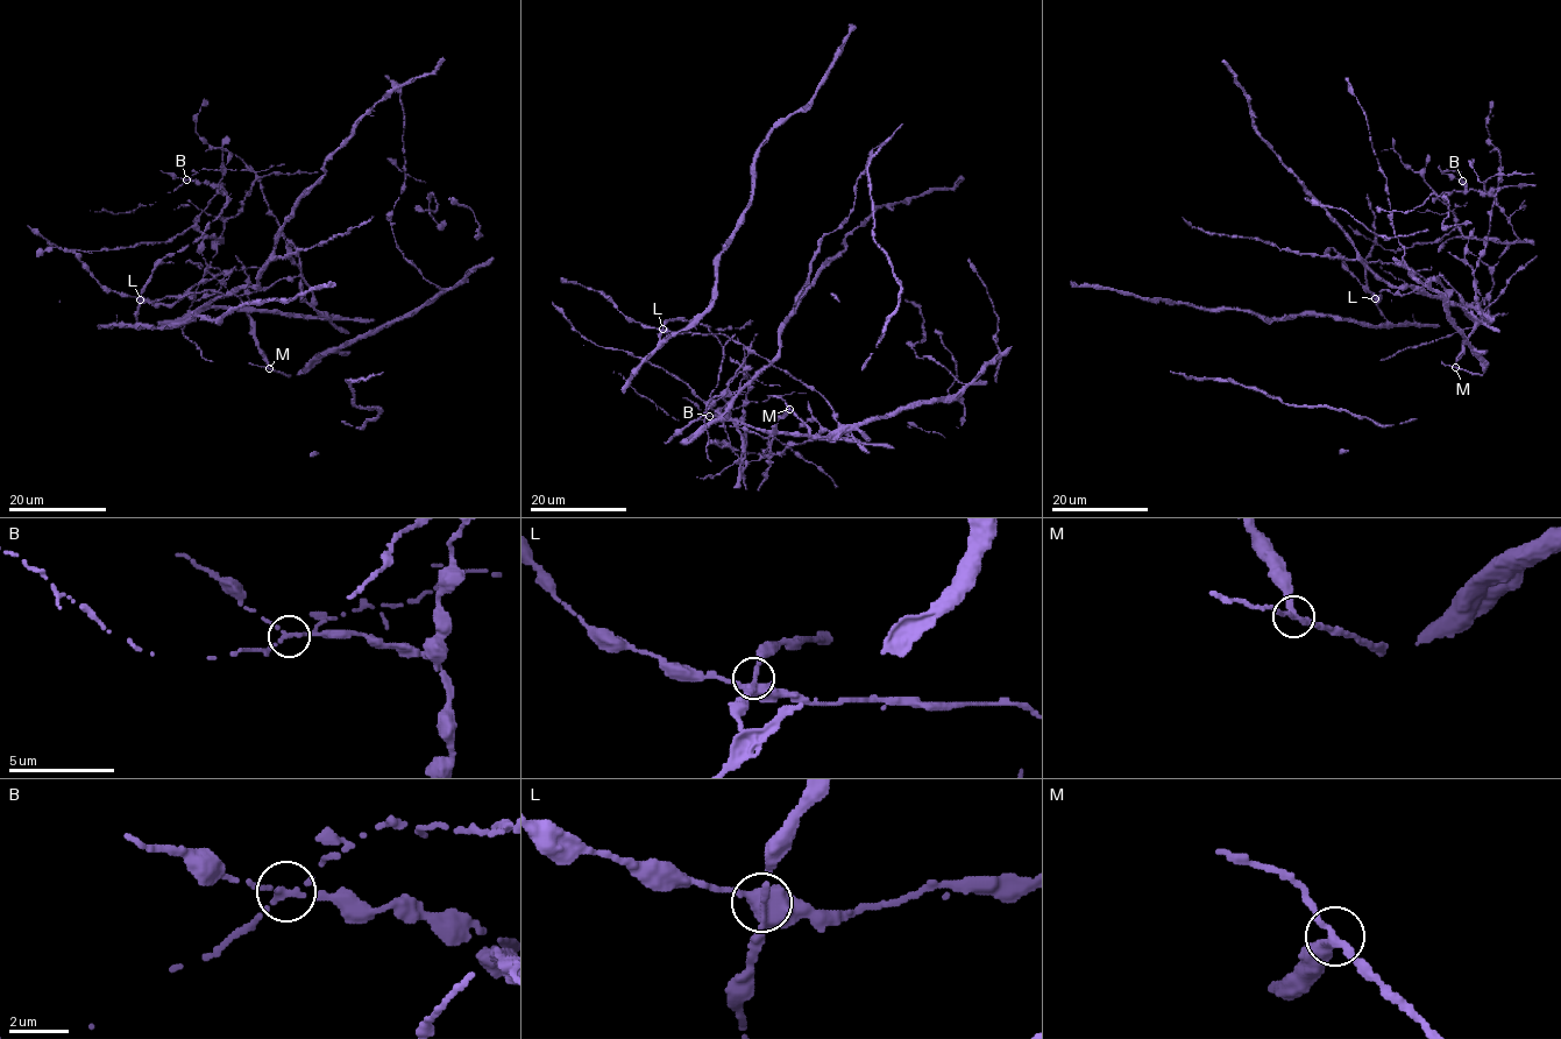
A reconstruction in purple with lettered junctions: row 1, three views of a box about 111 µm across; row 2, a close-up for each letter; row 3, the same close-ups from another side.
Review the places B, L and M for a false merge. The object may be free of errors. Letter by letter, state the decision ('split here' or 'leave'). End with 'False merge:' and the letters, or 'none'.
B: split here
L: leave
M: leave
False merge: B

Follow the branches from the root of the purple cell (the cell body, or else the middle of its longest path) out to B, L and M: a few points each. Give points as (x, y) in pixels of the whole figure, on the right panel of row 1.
B: (1413, 291), (1441, 276), (1478, 323), (1489, 316), (1506, 245), (1462, 234), (1437, 196), (1464, 191), (1462, 181)
L: (1413, 291), (1400, 295), (1384, 289), (1381, 299), (1375, 298)
M: (1413, 291), (1428, 278), (1441, 276), (1471, 316), (1482, 318), (1482, 311), (1455, 367)

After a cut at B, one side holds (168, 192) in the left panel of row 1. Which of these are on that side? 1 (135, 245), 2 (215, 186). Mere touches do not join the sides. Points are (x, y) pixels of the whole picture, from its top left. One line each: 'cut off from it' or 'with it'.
1: cut off from it
2: cut off from it

